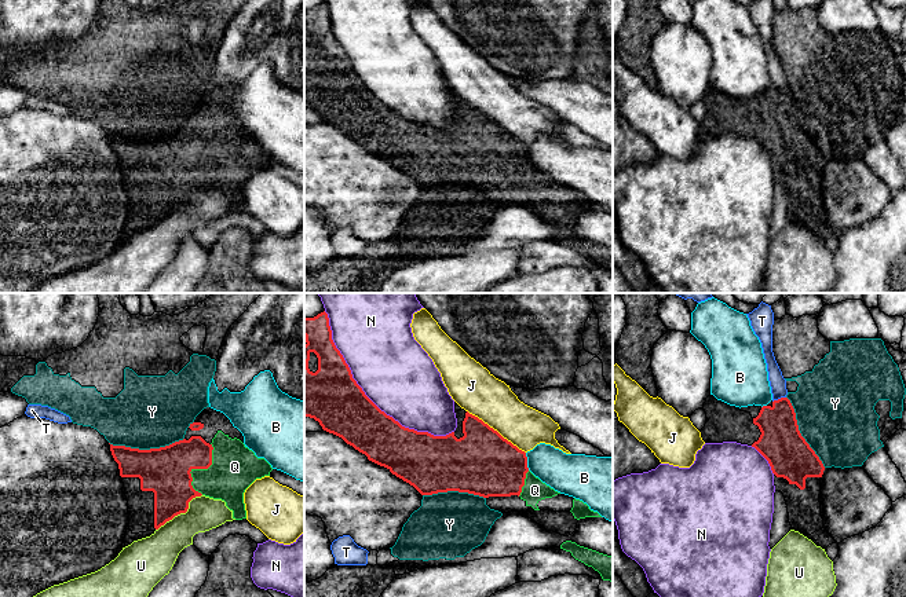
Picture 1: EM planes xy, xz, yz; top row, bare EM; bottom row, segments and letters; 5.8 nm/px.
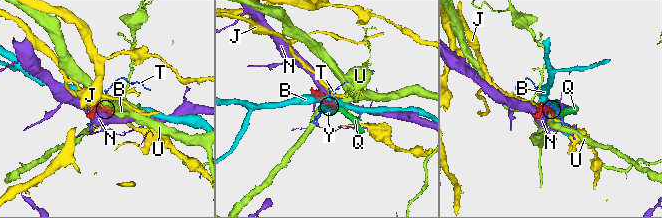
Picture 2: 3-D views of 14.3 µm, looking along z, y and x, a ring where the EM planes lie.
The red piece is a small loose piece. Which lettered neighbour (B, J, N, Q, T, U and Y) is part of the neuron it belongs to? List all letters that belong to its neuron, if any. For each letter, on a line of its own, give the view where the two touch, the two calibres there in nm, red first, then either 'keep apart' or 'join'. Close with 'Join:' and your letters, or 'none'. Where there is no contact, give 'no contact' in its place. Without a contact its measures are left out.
B: contact in xz; calibres 380 and 240 nm; keep apart
J: contact in xz; calibres 380 and 260 nm; keep apart
N: contact in xz; calibres 320 and 420 nm; keep apart
Q: contact in xy; calibres 280 and 280 nm; join
T: contact in yz; calibres 260 and 100 nm; keep apart
U: contact in xy; calibres 280 and 200 nm; keep apart
Y: contact in xy; calibres 280 and 420 nm; keep apart
Join: Q

